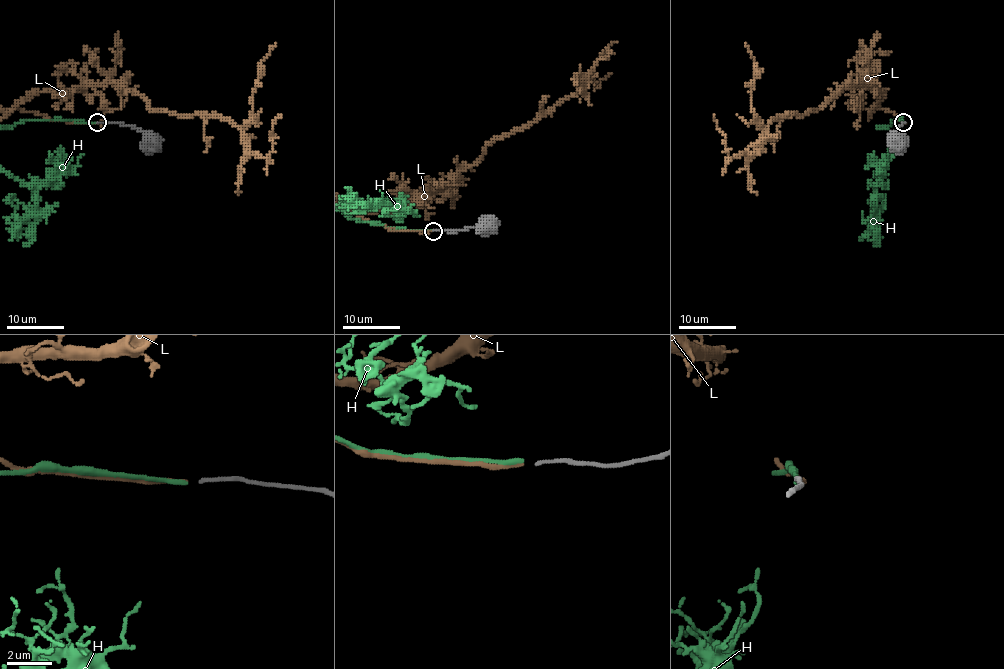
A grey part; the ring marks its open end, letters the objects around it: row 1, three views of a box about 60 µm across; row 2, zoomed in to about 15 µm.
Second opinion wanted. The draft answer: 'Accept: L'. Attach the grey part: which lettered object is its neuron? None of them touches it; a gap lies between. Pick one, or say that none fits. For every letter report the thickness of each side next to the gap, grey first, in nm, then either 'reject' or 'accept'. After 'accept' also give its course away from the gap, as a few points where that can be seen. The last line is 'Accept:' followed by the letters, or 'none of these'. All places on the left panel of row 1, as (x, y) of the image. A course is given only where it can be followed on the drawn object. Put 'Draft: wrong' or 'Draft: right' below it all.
H: 150 nm thick on the grey side, 220 nm on the other; reject
L: 150 nm thick on the grey side, 150 nm on the other; accept
Accept: L
Draft: right

